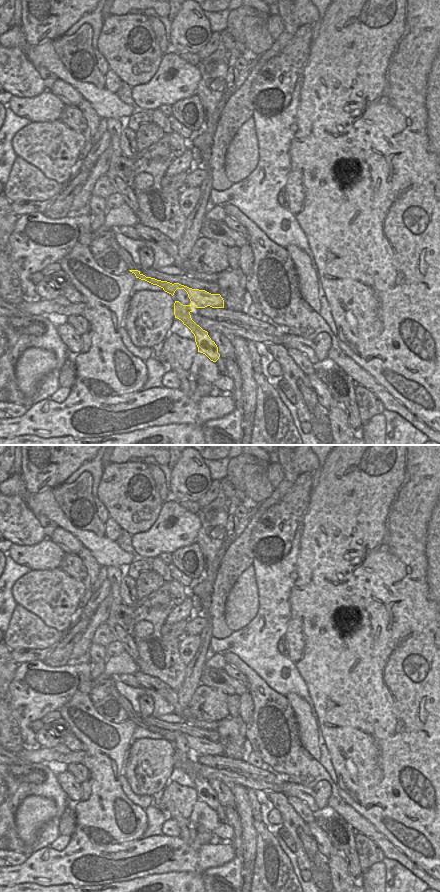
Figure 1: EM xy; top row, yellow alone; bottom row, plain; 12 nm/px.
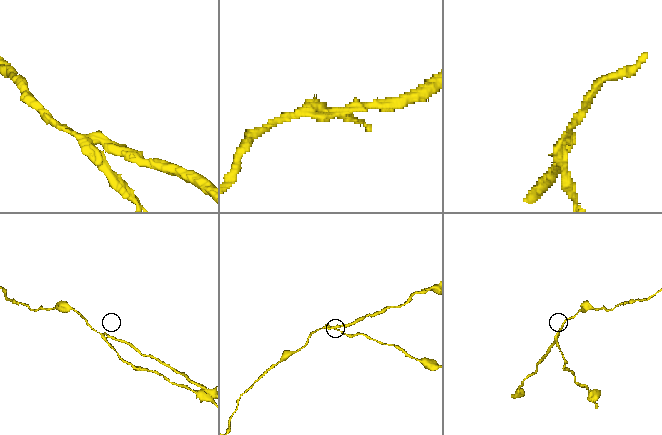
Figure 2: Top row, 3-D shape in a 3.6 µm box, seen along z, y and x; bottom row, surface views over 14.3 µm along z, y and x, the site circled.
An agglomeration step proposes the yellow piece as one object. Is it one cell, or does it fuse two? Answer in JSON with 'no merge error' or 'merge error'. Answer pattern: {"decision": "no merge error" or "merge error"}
{"decision": "merge error"}

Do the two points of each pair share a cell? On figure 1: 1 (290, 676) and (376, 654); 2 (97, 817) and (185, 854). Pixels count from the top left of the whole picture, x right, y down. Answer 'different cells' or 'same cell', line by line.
1: different cells
2: different cells

